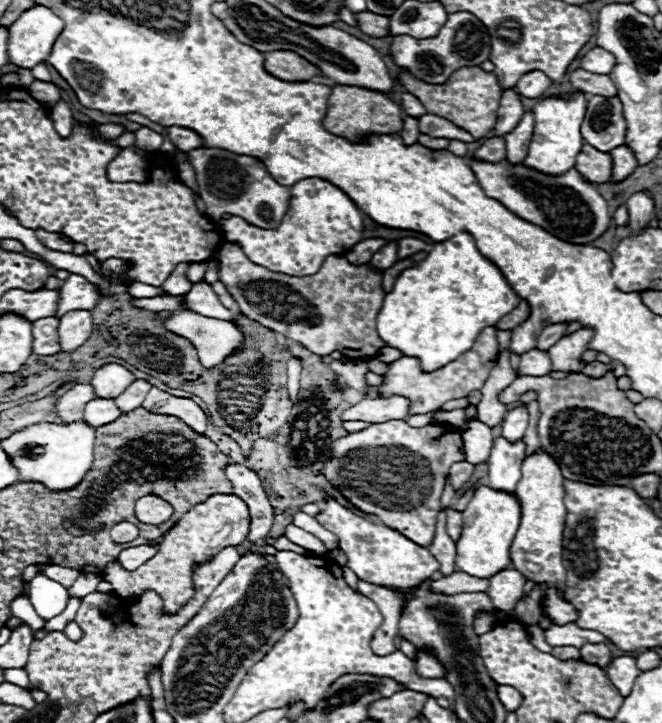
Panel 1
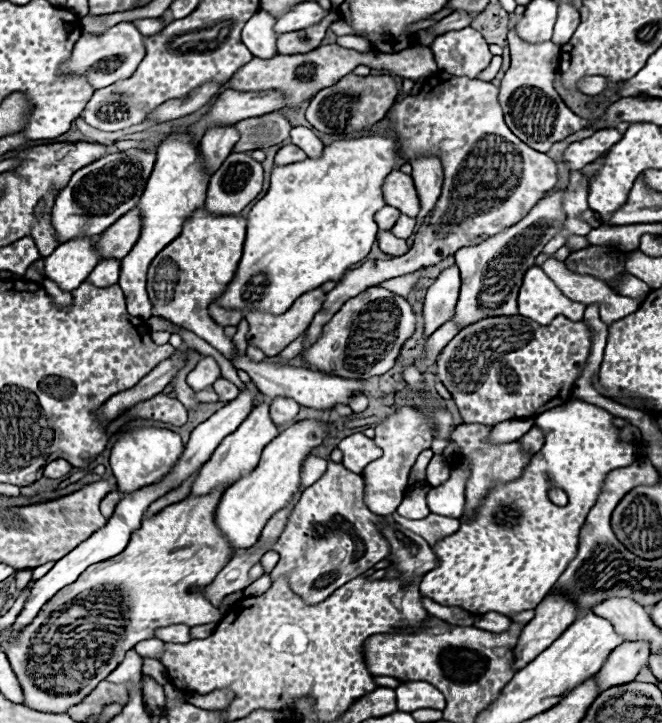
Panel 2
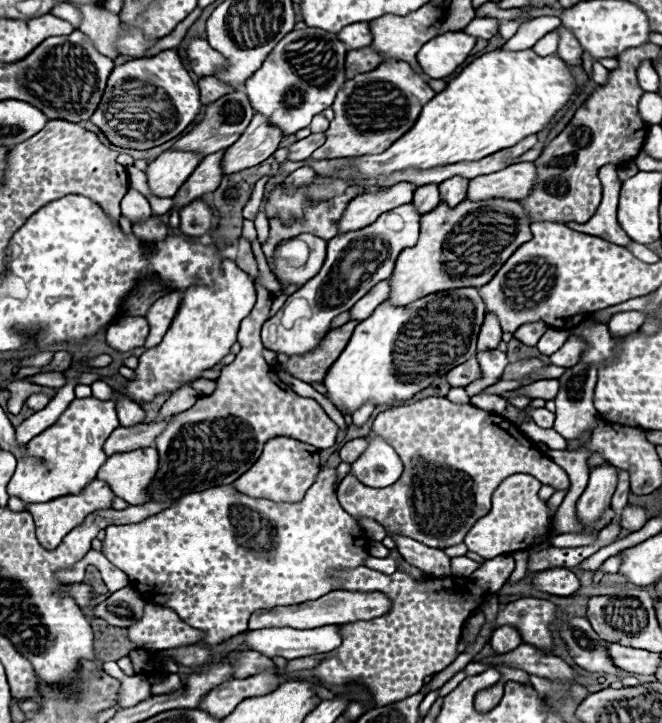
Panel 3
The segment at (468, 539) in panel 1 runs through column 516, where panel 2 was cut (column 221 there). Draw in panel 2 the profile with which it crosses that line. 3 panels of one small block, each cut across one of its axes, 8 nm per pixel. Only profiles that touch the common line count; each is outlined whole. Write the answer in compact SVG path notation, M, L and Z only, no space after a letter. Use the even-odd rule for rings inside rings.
M300 420L288 426L264 448L258 466L224 492L216 510L216 524L236 550L250 548L260 538L264 524L280 508L286 508L292 502L292 496L300 490L300 470L304 460L328 435L328 422L322 420Z

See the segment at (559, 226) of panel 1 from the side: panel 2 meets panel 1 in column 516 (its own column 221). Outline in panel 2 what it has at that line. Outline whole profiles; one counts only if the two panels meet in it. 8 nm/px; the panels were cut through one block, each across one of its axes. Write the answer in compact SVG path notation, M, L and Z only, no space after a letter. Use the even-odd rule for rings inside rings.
M232 152L224 164L212 174L204 208L214 216L230 216L242 212L262 190L262 164L246 152Z

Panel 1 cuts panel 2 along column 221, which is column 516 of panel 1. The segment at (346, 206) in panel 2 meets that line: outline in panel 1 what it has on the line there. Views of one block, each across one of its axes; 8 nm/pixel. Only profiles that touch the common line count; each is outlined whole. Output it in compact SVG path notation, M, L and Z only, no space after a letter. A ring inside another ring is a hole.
M458 232L450 240L434 244L422 262L418 262L414 268L404 270L396 278L394 288L384 296L382 308L376 316L376 330L380 334L380 340L386 340L388 348L398 348L402 354L418 358L424 372L434 372L434 368L442 368L442 364L448 364L462 352L470 350L478 334L512 312L518 302L520 298L510 288L498 266L478 252L474 238L468 232Z

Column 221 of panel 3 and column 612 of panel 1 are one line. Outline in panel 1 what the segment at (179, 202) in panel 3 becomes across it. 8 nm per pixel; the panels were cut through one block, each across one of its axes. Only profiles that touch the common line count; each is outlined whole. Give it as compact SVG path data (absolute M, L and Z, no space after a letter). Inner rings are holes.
M628 146L614 148L610 156L612 156L612 178L610 180L626 180L626 176L630 176L634 168L638 168L634 152Z

